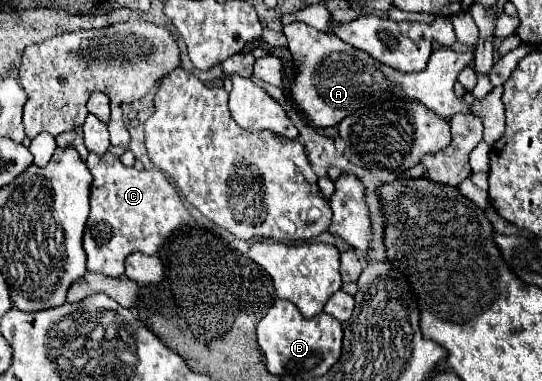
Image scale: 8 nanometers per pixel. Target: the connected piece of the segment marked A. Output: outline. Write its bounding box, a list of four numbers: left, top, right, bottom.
[282,22,473,128]

